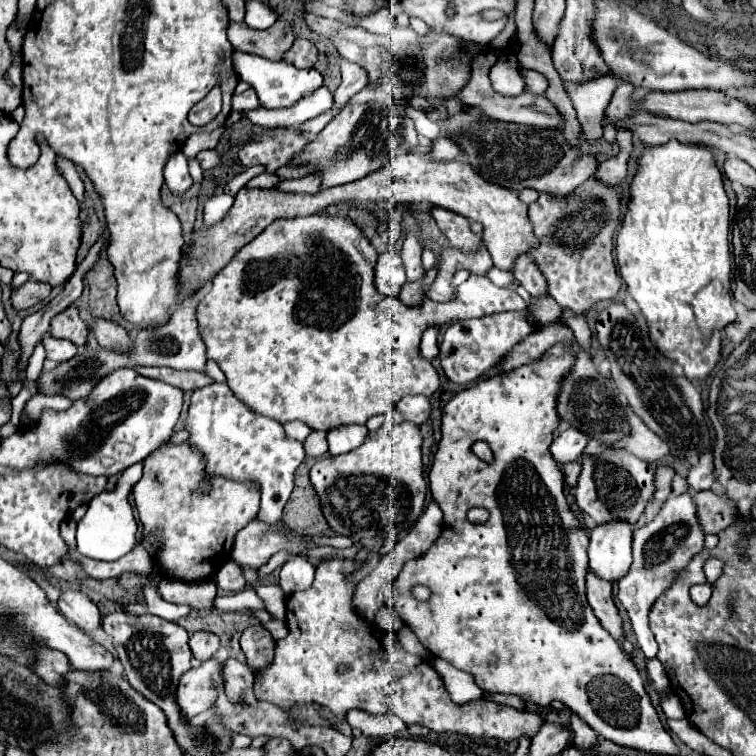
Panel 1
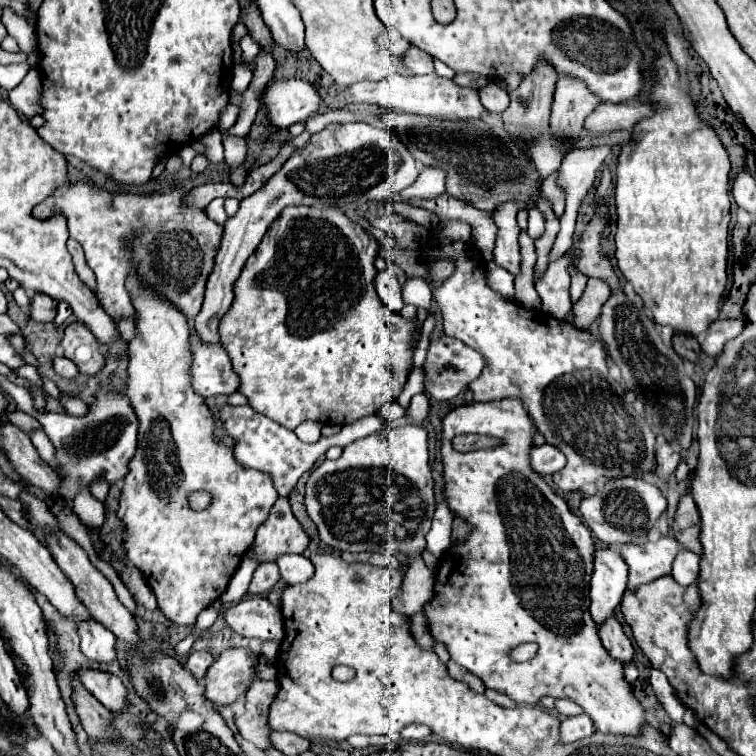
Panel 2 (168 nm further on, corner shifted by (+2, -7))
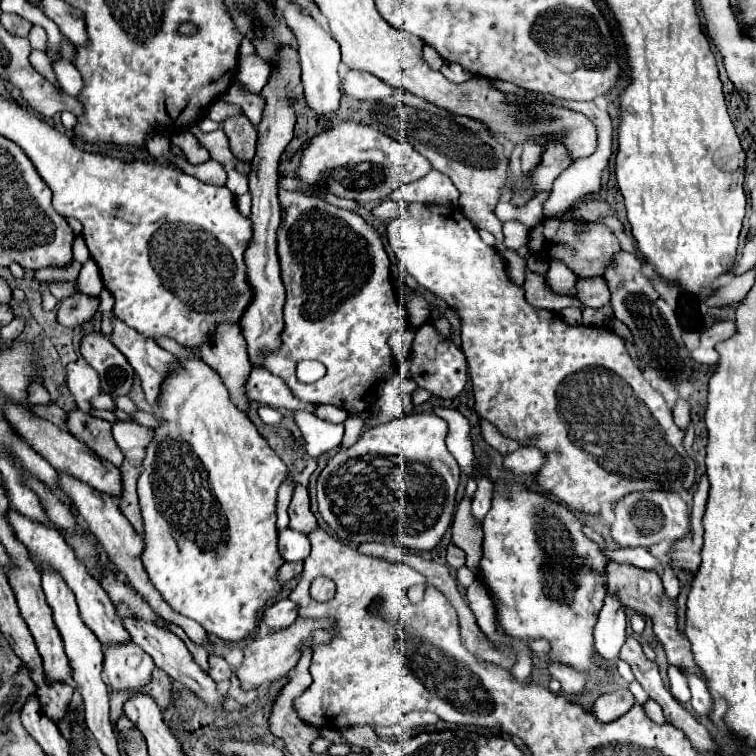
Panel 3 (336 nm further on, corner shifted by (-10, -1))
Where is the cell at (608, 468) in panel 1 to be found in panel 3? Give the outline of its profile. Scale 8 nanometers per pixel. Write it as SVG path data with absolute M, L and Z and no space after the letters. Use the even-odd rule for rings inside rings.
M664 489L644 491L644 493L628 493L616 503L616 519L610 527L612 539L620 547L650 547L664 539L678 541L688 531L688 505L680 499L678 493L668 493Z

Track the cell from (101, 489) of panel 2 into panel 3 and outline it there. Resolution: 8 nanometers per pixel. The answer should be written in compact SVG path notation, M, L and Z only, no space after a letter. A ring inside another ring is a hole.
M72 409L72 411L66 413L64 423L66 423L66 429L78 441L84 441L100 457L104 457L106 461L110 461L116 467L122 465L124 457L122 457L122 451L116 447L116 443L112 439L108 421L80 413L80 409Z

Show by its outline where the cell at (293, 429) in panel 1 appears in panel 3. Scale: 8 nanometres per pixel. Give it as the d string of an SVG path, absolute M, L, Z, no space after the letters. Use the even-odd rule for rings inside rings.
M320 405L316 407L316 417L322 421L330 421L330 423L344 423L344 419L348 417L348 413L344 409L338 409L334 405Z

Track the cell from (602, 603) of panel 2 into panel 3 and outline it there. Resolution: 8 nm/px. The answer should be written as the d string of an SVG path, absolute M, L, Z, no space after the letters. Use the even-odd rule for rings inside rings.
M608 593L594 627L594 645L604 661L616 661L618 651L626 641L626 607L616 601L614 593Z

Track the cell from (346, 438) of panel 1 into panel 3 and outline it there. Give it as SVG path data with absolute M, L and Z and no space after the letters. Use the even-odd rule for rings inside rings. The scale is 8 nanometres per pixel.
M348 417L348 419L344 421L344 425L346 425L346 433L344 433L344 439L342 439L342 443L340 443L342 449L346 449L346 447L350 447L350 445L354 445L354 443L358 441L358 437L360 437L360 433L362 433L364 421L362 421L360 417Z

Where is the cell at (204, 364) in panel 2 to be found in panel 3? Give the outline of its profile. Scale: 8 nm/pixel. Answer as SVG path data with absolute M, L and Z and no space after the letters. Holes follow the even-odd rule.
M252 367L248 381L246 381L246 397L254 399L258 403L266 403L274 409L304 409L304 411L312 413L316 407L312 403L298 401L288 391L284 381L280 377L274 377L272 373L268 373L264 367L260 367L260 369Z

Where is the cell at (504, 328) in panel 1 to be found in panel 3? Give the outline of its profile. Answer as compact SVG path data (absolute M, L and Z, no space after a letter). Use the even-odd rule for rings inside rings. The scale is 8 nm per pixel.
M424 323L414 337L412 343L412 363L410 363L410 377L430 391L432 395L438 395L442 399L454 399L460 395L468 381L468 363L462 349L458 349L450 337L444 337L436 331L432 323Z

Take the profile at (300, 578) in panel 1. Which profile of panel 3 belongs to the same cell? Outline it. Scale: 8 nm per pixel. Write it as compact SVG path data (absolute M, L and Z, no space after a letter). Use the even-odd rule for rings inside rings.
M284 529L278 535L278 553L286 563L304 561L310 553L310 541L306 535L302 535L298 531Z

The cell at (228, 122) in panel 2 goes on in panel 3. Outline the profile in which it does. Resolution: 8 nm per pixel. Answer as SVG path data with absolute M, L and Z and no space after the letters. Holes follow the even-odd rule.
M218 99L216 103L210 105L206 117L210 117L216 123L224 123L228 117L234 117L234 113L244 113L244 111L238 105L234 105L234 103L228 103L224 99Z

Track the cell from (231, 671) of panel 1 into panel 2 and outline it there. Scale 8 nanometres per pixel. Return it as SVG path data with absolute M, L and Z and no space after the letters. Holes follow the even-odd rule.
M256 679L244 695L246 713L236 719L240 735L262 751L272 749L272 743L270 743L272 729L268 727L268 707L272 705L278 689L280 687L276 679L270 679L270 681Z

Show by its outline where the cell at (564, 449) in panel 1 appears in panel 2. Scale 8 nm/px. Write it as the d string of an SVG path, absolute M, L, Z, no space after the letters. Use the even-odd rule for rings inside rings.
M540 445L540 447L530 449L530 467L538 475L552 475L552 473L564 469L564 463L566 463L566 459L560 451L556 451L556 447Z

